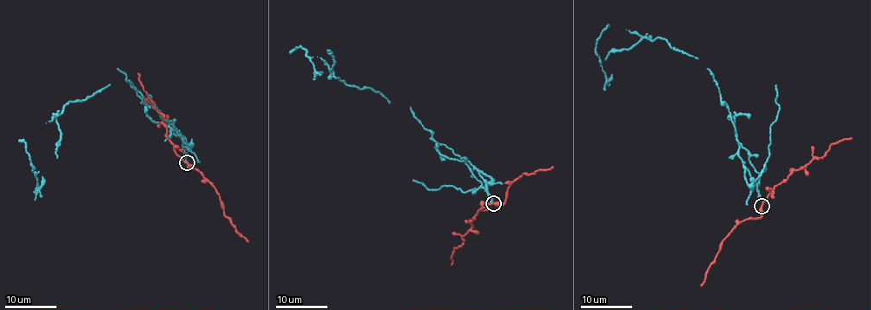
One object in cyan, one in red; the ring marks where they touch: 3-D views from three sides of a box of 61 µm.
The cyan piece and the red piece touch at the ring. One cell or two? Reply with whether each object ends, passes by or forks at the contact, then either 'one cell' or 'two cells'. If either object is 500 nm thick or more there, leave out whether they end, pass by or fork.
cyan ends; red passes by; two cells

